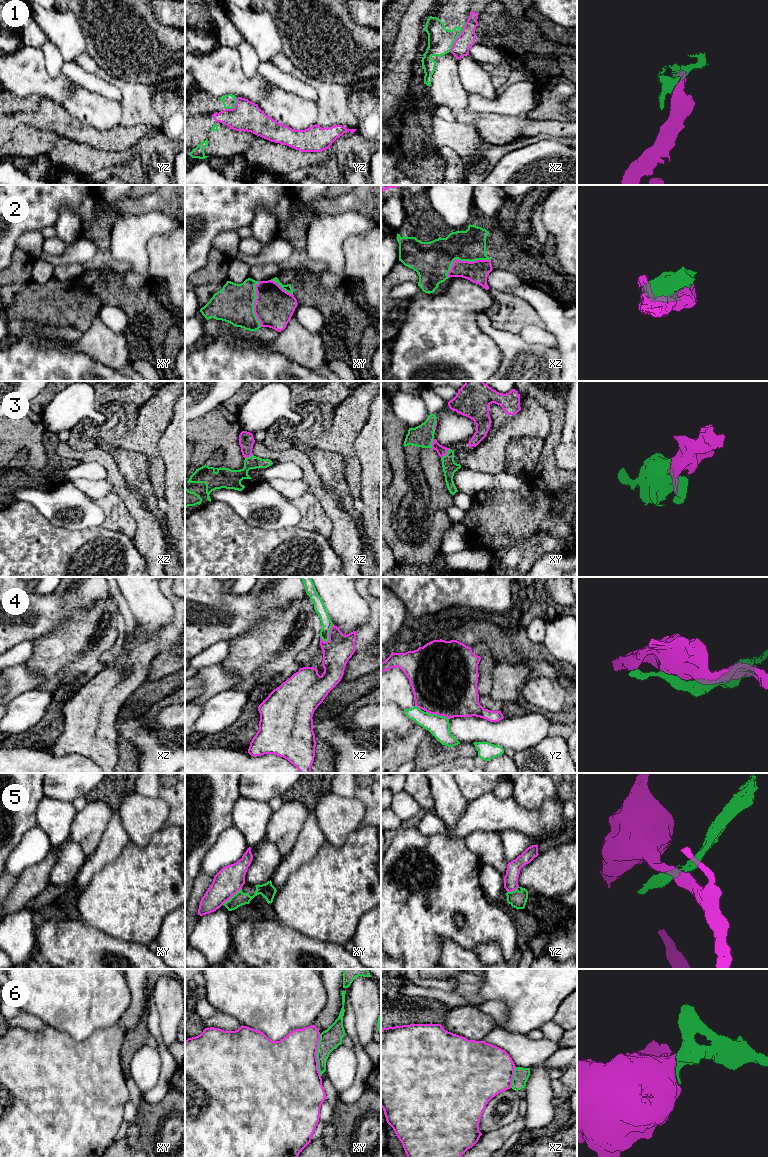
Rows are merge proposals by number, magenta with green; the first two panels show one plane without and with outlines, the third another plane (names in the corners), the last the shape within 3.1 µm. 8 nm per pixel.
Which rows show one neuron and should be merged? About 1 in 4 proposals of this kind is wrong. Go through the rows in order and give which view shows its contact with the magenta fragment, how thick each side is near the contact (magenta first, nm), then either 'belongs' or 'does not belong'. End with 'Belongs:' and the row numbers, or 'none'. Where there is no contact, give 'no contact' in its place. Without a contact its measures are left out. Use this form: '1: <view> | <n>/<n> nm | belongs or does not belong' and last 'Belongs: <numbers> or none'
1: xz | 140/200 nm | does not belong
2: xz | 180/300 nm | belongs
3: xy | 80/110 nm | belongs
4: xz | 220/90 nm | does not belong
5: xy | 220/110 nm | does not belong
6: xy | 480/170 nm | does not belong
Belongs: 2, 3

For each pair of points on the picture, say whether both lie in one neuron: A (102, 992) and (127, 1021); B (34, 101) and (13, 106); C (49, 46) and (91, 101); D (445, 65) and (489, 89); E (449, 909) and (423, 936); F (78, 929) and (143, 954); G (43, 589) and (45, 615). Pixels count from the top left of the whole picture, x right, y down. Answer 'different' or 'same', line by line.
A: different
B: same
C: different
D: different
E: same
F: same
G: different

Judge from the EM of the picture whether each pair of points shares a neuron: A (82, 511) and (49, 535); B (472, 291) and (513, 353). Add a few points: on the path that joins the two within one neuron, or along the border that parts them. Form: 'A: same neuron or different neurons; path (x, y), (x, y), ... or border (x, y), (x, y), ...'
A: different neurons; border (41, 513), (57, 526), (68, 529), (83, 529)
B: different neurons; border (480, 312), (477, 315), (477, 324), (489, 336)

